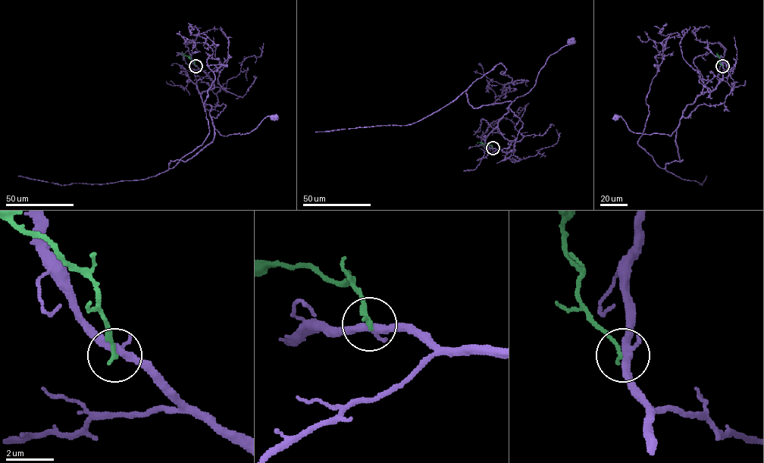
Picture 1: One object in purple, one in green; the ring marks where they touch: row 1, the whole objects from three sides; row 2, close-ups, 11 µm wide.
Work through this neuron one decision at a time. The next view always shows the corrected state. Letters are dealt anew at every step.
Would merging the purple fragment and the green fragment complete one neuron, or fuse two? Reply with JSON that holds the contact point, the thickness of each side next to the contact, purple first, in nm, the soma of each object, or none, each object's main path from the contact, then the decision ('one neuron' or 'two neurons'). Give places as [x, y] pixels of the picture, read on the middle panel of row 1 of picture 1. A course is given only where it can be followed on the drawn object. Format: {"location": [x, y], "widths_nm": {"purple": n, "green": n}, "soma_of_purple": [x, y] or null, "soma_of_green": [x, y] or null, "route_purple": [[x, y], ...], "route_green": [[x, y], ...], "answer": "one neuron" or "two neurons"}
{"location": [493, 148], "widths_nm": {"purple": 340, "green": 190}, "soma_of_purple": [571, 40], "soma_of_green": null, "route_purple": [[493, 148], [510, 145], [498, 128], [499, 120], [511, 103], [533, 86], [547, 58], [571, 41]], "route_green": [[493, 148], [492, 145], [477, 142]], "answer": "two neurons"}

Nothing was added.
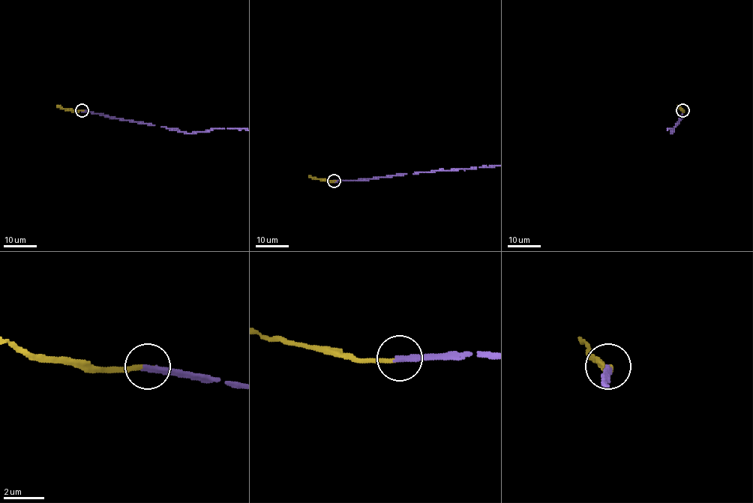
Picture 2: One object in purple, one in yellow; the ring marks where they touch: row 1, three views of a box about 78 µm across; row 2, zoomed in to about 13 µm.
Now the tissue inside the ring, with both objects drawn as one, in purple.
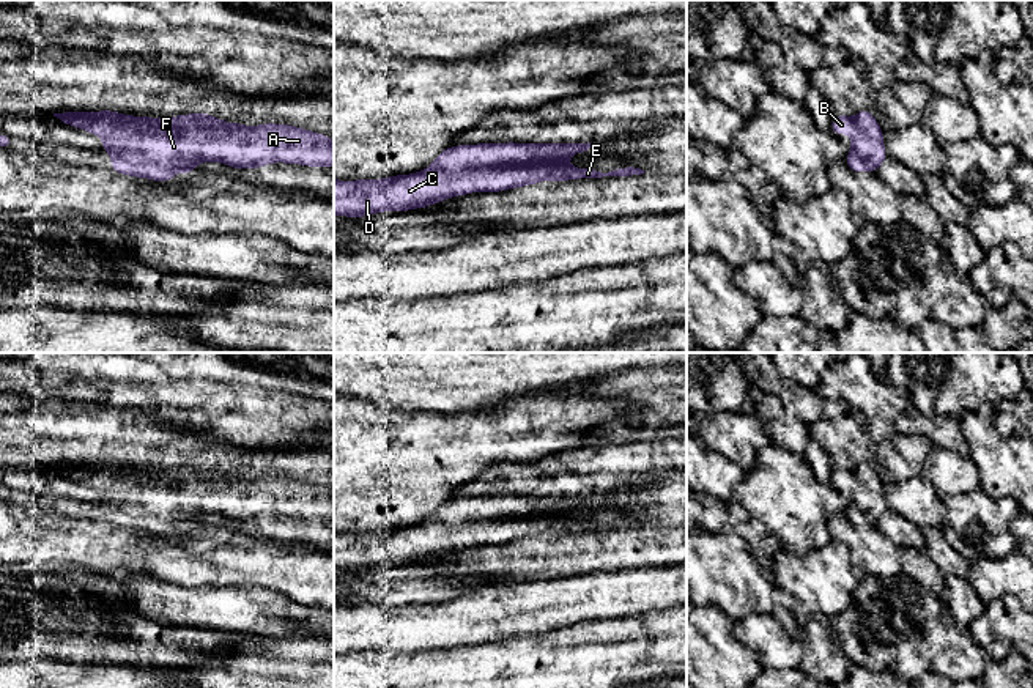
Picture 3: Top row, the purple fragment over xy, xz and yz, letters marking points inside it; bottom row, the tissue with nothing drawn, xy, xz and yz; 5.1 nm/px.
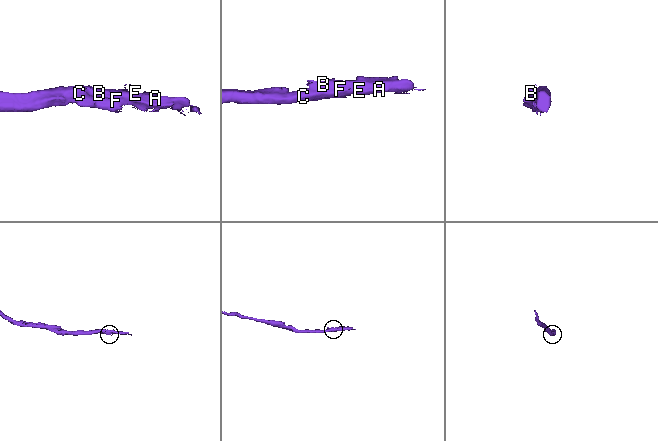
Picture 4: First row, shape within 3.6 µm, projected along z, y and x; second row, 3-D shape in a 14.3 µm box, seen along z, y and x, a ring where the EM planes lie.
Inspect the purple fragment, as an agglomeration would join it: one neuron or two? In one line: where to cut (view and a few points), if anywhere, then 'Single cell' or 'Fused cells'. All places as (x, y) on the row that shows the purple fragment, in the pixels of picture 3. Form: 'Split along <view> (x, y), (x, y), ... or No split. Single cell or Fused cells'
No split. Single cell

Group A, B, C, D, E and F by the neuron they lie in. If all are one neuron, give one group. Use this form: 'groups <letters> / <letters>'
groups A B C D E F

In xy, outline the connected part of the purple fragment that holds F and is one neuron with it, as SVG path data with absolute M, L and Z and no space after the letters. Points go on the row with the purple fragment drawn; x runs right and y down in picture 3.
M99 110L54 117L101 135L101 150L112 156L112 172L151 181L175 181L175 172L194 175L198 162L252 170L274 162L334 167L329 135L291 124L244 126L211 113L151 118Z

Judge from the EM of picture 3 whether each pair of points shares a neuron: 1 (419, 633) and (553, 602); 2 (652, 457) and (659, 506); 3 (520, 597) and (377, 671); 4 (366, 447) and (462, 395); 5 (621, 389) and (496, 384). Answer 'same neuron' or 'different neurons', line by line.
1: same neuron
2: different neurons
3: different neurons
4: different neurons
5: different neurons

